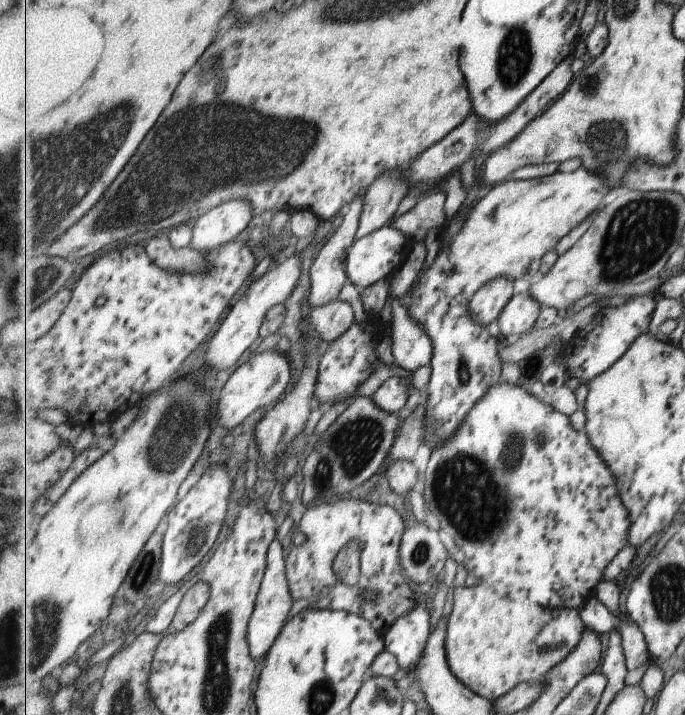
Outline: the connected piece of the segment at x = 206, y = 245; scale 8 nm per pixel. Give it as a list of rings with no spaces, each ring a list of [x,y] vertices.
[[[236,198],[201,215],[195,222],[192,247],[209,252],[226,242],[234,241],[249,231],[249,222],[256,215],[249,199]]]

